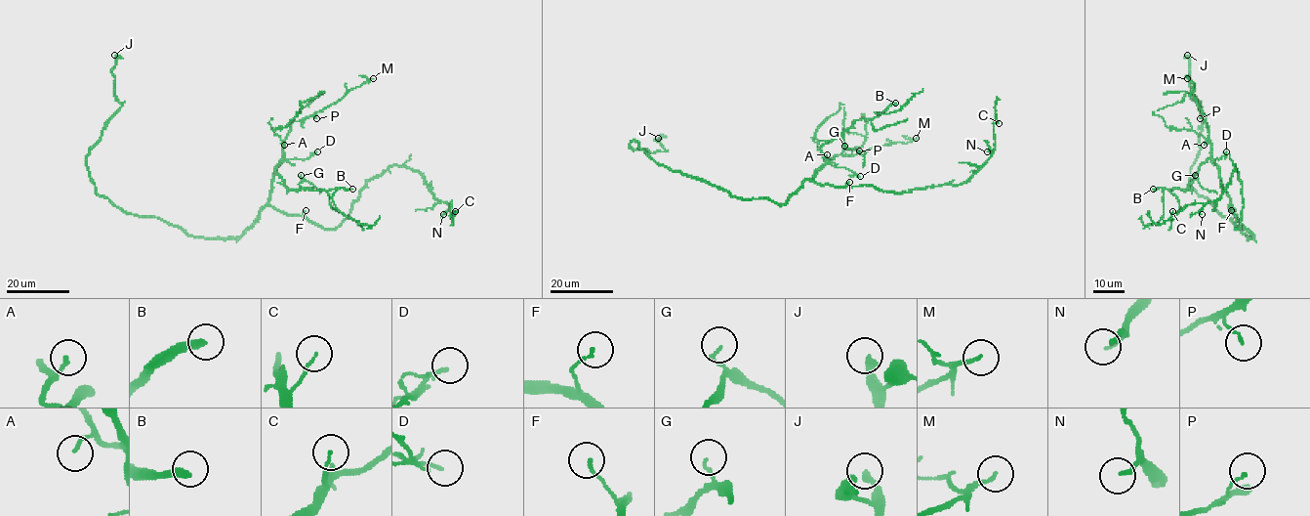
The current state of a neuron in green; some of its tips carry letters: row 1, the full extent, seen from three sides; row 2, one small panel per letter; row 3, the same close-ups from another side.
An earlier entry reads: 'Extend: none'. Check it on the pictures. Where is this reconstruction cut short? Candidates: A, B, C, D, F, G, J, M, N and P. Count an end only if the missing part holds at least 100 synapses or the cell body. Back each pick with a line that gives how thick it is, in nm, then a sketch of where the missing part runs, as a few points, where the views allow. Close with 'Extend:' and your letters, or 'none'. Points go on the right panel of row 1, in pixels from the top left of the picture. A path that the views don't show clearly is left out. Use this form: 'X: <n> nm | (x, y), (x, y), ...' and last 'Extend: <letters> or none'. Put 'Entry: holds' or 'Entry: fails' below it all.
J: 300 nm | (1187, 55), (1187, 47), (1174, 20), (1166, 21), (1150, 35), (1134, 31), (1139, 43)
Extend: J
Entry: fails

